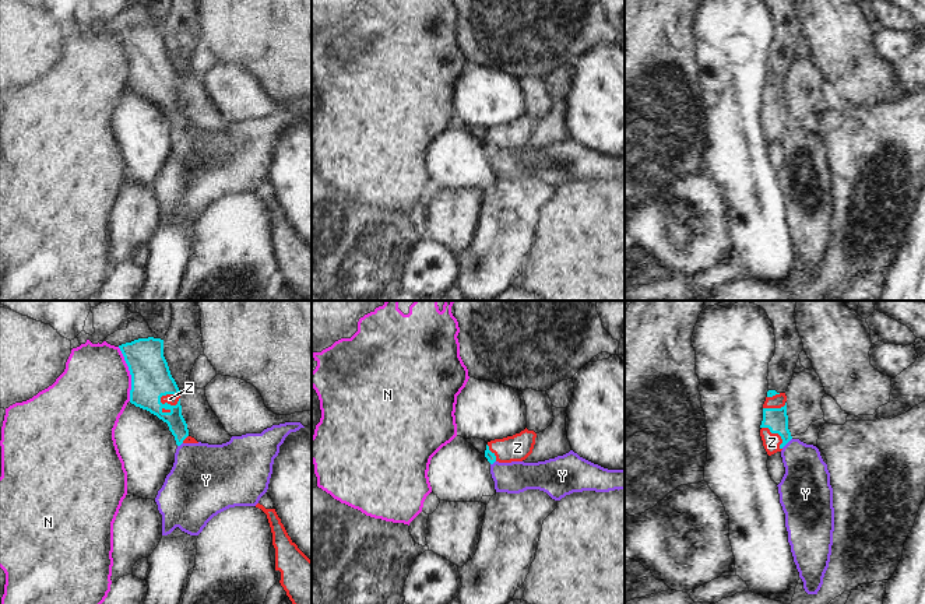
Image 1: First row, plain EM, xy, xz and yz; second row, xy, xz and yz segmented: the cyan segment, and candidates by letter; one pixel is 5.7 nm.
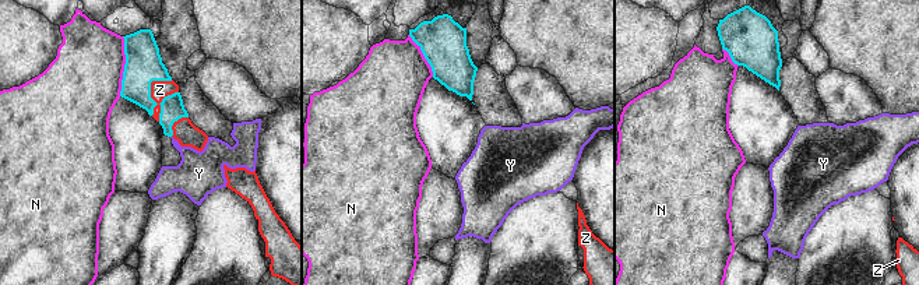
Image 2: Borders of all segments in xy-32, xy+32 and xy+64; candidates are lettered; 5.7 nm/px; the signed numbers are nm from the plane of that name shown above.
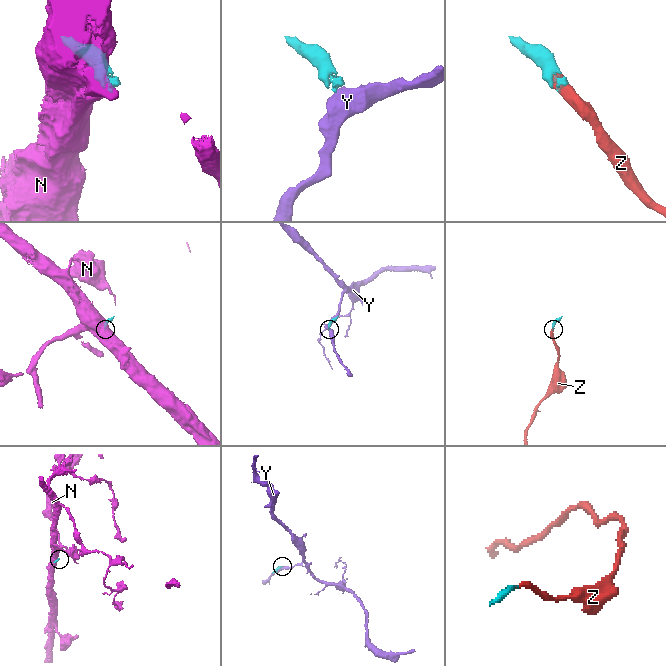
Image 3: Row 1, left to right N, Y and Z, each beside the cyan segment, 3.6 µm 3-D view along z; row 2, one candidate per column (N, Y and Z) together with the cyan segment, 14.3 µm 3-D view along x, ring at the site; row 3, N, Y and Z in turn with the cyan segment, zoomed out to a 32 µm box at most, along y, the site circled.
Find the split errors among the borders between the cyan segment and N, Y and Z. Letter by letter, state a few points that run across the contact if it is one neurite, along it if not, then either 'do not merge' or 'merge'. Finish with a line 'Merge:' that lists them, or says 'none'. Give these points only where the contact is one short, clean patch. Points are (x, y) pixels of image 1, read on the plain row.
N: xy (118, 34), (130, 62), (130, 87) | do not merge
Y: yz (791, 125), (781, 134) | do not merge
Z: xy (151, 66), (168, 80), (169, 85) | merge
Merge: Z

